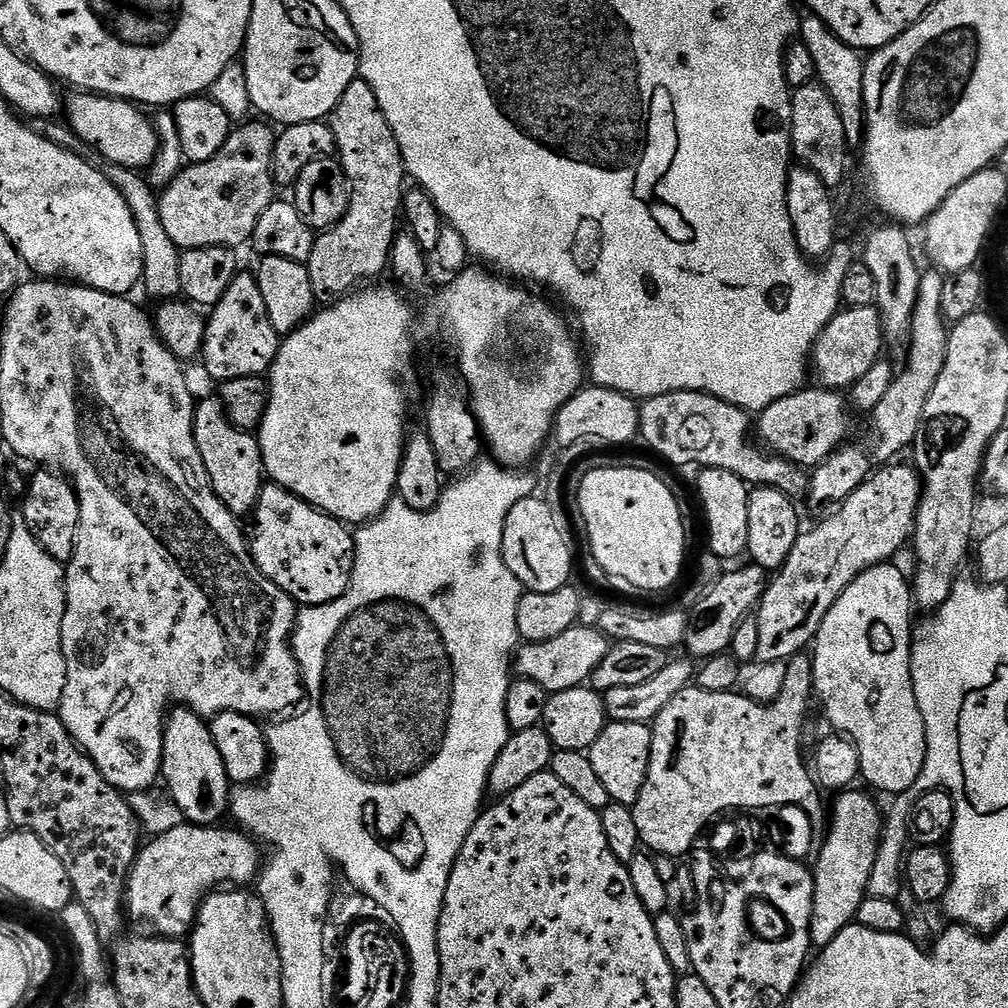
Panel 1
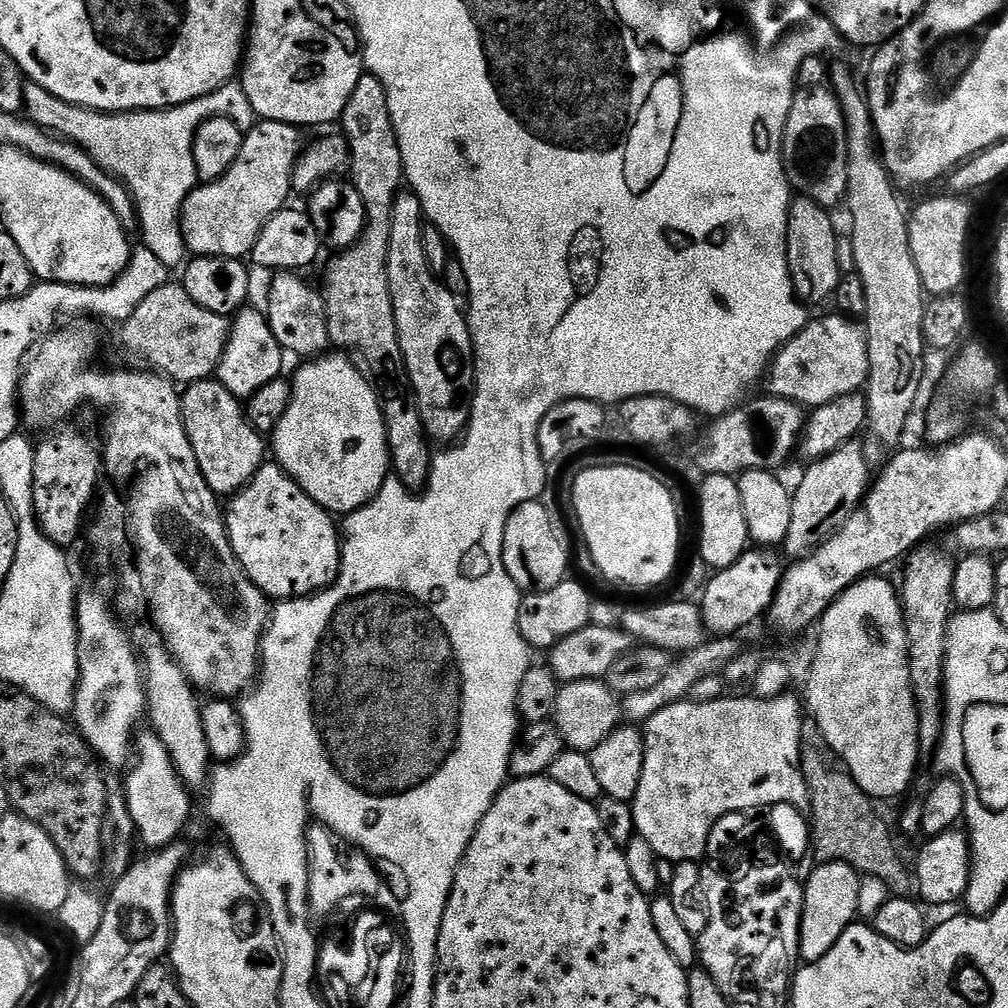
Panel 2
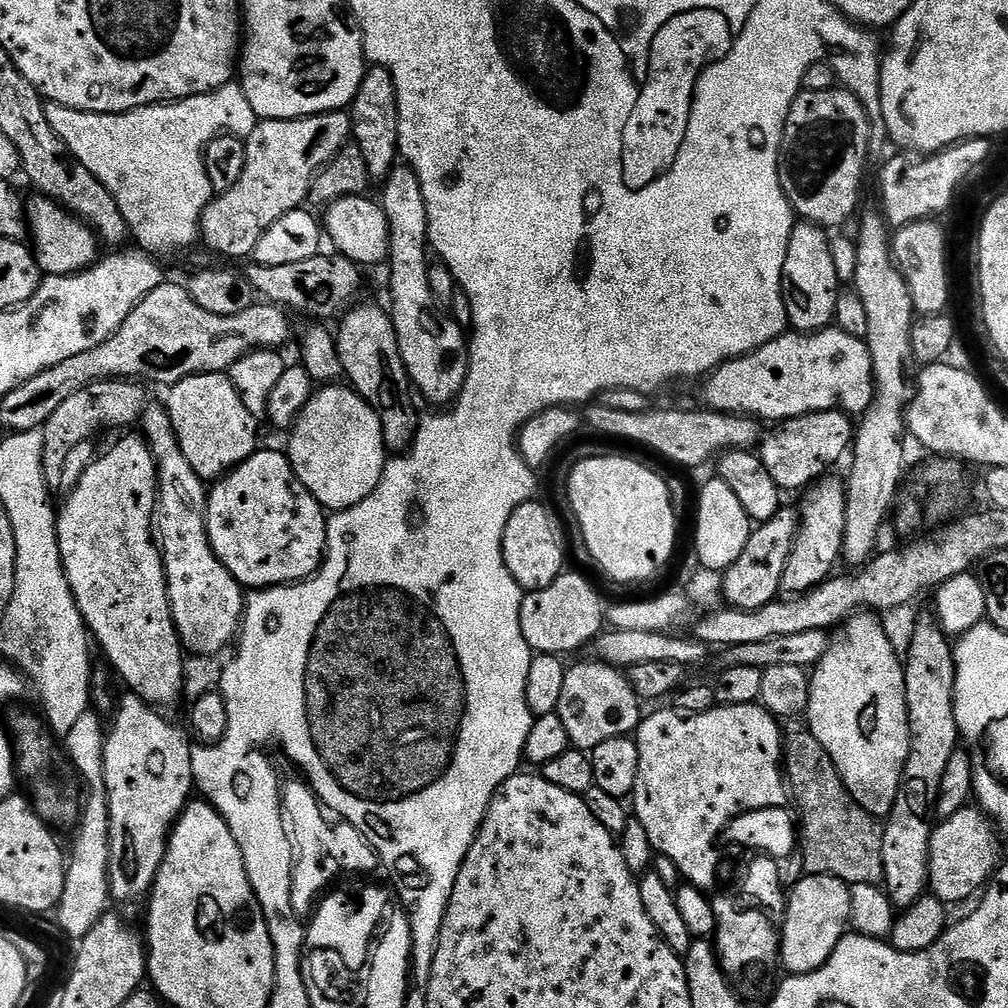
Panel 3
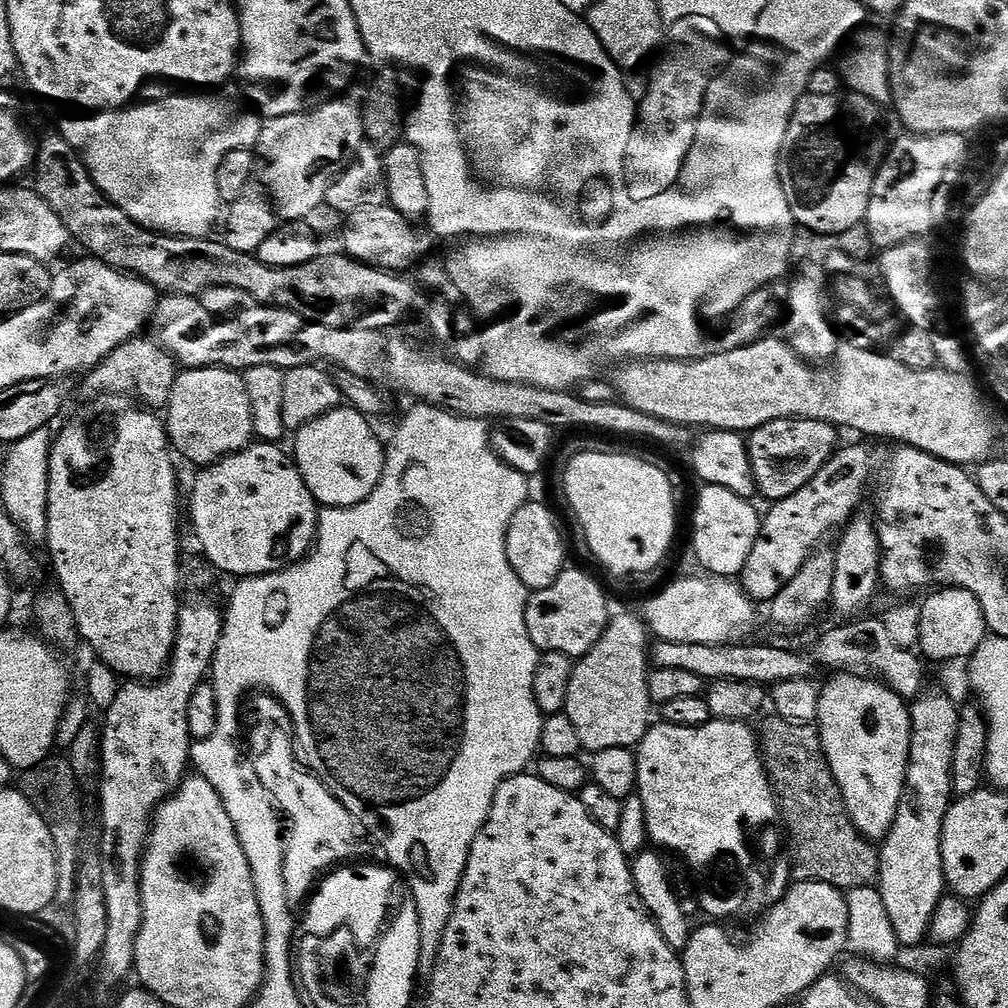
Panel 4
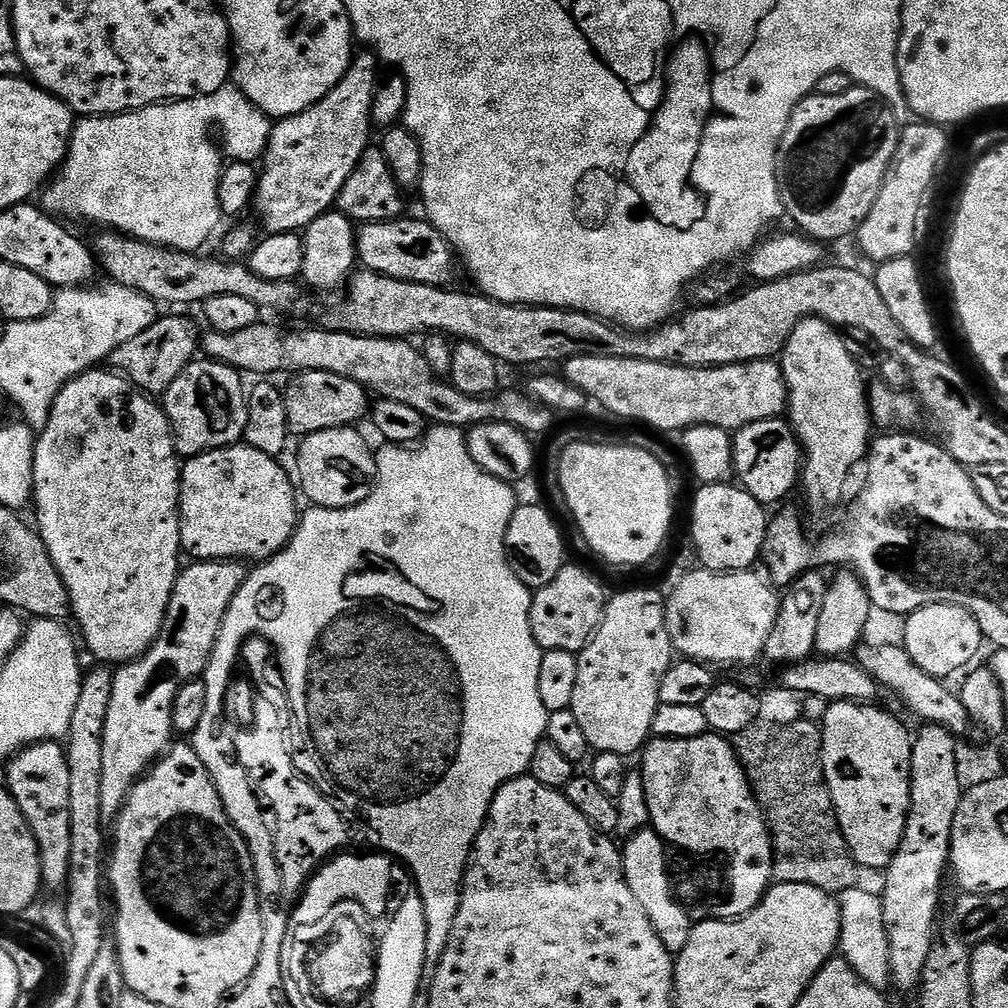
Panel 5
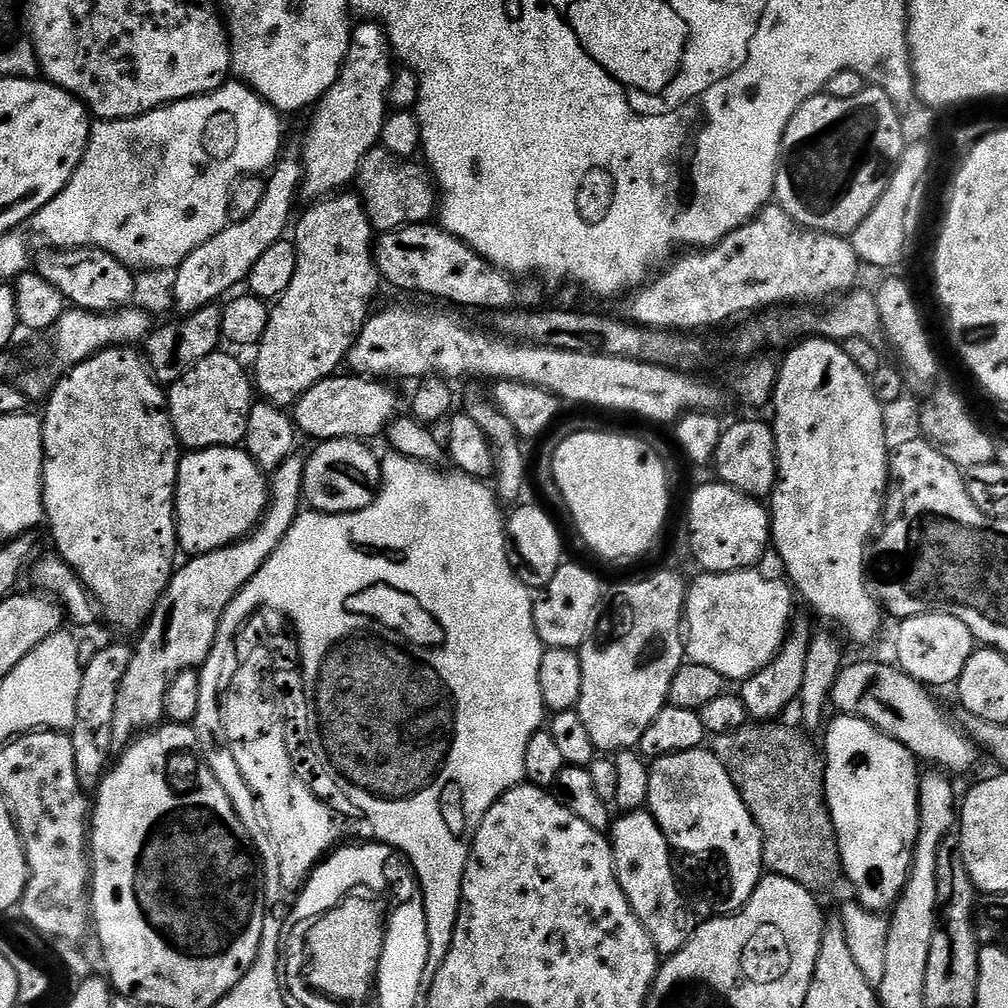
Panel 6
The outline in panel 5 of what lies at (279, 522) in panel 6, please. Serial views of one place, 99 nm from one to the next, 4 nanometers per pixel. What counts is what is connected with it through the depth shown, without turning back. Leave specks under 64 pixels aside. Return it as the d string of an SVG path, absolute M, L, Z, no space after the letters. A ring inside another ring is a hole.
M205 560L189 565L176 577L174 590L170 594L170 606L156 641L144 655L128 664L119 665L112 674L114 690L110 694L110 710L106 710L106 730L102 734L102 810L108 818L120 815L120 809L127 802L133 786L147 776L149 769L173 743L174 702L184 684L203 677L218 638L218 630L222 630L222 618L226 618L226 610L230 602L234 602L234 594L238 594L249 573L243 563L234 560Z

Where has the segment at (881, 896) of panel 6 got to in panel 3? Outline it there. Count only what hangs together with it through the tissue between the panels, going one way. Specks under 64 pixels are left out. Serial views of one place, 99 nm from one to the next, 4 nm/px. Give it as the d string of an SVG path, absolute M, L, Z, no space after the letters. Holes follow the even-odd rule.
M867 610L858 612L850 617L843 625L844 641L841 644L833 643L819 662L814 666L814 712L816 708L816 725L811 729L814 738L818 738L818 742L822 742L827 754L833 760L834 766L840 772L840 776L844 779L850 794L854 798L854 802L858 806L862 806L863 810L869 812L870 815L877 818L886 818L892 813L892 808L896 805L898 798L898 790L900 783L904 777L904 767L908 761L910 754L910 722L908 721L908 707L906 706L906 682L904 681L904 665L902 656L896 653L896 648L892 645L892 640L888 637L886 629L880 625L881 617Z

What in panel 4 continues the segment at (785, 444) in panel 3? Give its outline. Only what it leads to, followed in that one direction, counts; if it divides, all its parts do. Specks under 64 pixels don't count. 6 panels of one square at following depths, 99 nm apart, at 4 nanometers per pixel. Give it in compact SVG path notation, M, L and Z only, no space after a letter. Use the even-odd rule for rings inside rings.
M798 418L776 419L749 433L746 442L748 457L759 495L776 503L806 486L829 458L835 455L839 445L838 435L835 425L816 419Z

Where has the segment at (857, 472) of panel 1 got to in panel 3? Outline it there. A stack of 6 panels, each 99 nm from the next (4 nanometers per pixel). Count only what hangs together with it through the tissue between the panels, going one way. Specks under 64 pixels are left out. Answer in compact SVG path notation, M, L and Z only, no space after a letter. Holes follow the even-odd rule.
M821 479L807 489L808 497L800 512L800 533L796 536L792 553L786 562L786 570L782 570L780 590L789 597L805 596L811 588L817 588L829 579L837 571L836 563L841 563L846 538L848 497L845 481L830 479Z

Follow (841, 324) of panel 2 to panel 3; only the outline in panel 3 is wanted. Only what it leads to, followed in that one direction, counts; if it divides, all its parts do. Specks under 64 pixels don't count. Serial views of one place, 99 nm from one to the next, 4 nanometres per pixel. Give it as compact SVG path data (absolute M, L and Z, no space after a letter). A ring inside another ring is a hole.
M837 326L821 328L818 332L807 334L789 331L778 339L763 344L755 352L748 352L721 364L703 384L704 400L708 403L705 405L711 411L724 412L727 416L751 416L761 422L785 422L797 416L826 411L845 412L856 418L868 411L876 394L876 383L872 381L872 359L867 343L844 333Z

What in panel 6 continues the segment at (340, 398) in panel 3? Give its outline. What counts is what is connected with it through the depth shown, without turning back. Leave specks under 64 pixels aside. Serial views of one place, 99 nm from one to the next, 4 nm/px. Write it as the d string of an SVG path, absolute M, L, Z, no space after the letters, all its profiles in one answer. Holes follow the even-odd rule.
M325 440L304 461L304 495L309 509L334 513L357 512L374 502L380 491L381 457L358 440Z

